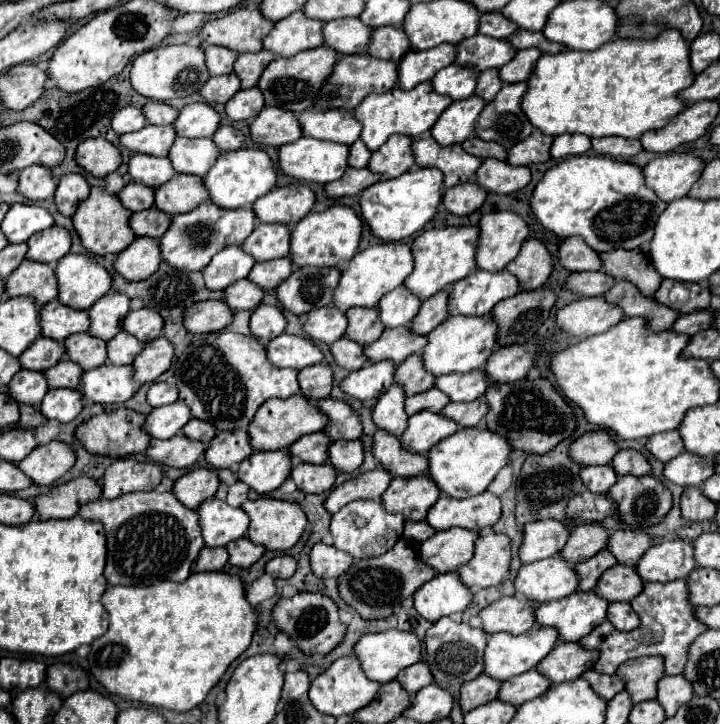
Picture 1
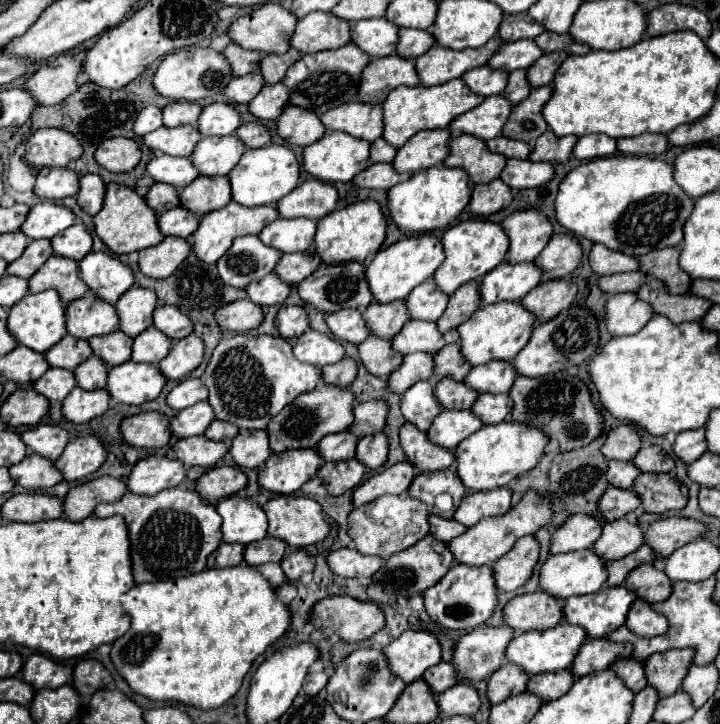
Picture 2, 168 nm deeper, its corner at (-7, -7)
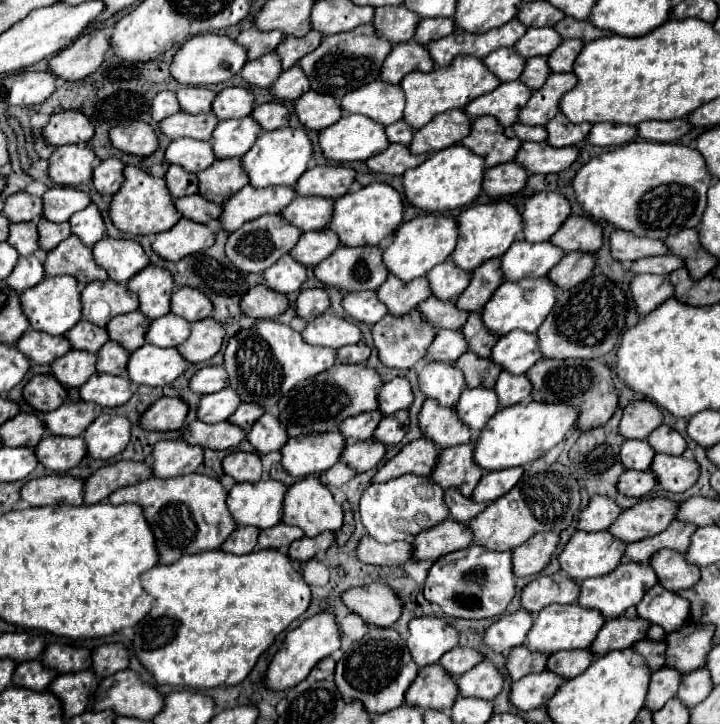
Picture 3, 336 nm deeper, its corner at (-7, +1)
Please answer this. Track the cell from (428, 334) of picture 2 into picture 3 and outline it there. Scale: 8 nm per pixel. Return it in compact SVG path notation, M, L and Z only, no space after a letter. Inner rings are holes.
M429 296L425 302L419 304L423 316L431 322L437 324L437 328L451 328L451 330L459 330L463 328L463 324L467 322L469 312L459 310L457 300L437 300L435 296Z

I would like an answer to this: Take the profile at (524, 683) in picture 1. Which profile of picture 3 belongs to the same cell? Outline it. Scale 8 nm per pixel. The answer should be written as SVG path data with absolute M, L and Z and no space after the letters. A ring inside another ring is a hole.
M589 648L583 650L563 650L563 652L555 652L549 662L547 662L547 670L567 678L575 678L579 676L585 668L591 666L595 654Z

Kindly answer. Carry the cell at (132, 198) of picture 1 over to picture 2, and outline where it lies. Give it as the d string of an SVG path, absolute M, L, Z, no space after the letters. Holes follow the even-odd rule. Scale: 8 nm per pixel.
M157 182L145 194L145 202L151 210L155 210L157 214L163 214L163 212L179 206L179 194L177 194L177 190L169 188L169 184L165 186L165 184Z

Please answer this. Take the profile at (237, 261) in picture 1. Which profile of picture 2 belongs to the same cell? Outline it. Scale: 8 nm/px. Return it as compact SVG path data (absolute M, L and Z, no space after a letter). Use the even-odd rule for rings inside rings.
M243 236L233 242L227 254L217 262L223 284L245 288L251 280L261 280L279 262L281 252L267 248L257 236Z

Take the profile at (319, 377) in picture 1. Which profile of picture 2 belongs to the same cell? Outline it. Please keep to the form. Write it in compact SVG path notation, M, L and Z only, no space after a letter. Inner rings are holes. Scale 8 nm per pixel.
M343 358L335 364L329 364L329 366L323 366L323 382L325 384L333 384L333 386L339 386L339 388L347 388L353 380L355 380L355 374L357 374L357 362L351 360L351 358Z

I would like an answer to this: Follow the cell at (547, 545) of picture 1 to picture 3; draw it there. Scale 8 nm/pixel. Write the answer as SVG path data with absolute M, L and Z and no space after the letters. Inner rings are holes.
M593 496L589 506L579 514L577 530L585 530L585 532L607 530L621 512L623 512L623 508L613 498Z

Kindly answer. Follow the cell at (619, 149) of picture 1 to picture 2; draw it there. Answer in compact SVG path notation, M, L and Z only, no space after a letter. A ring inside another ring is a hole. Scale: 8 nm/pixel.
M643 134L637 138L619 138L617 150L631 156L659 156L667 150L667 138L663 134Z

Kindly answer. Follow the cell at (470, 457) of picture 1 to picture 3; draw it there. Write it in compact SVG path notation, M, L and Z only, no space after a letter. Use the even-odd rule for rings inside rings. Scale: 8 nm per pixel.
M533 400L529 404L513 404L511 408L507 406L489 420L487 428L483 428L475 446L475 462L483 470L503 470L533 462L547 450L563 442L575 428L577 418L579 408L573 408L569 404L547 404Z

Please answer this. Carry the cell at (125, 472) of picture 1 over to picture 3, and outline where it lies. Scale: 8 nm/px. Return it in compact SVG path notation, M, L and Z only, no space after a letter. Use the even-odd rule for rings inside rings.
M159 440L153 448L153 474L171 478L193 474L203 464L203 448L191 446L185 440Z

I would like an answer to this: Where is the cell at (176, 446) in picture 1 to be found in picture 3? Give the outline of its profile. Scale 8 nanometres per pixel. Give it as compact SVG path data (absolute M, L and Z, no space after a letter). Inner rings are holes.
M193 420L183 430L183 438L189 444L199 444L199 446L211 448L211 450L237 448L245 440L245 436L247 436L247 430L243 430L231 422L205 424L201 420Z

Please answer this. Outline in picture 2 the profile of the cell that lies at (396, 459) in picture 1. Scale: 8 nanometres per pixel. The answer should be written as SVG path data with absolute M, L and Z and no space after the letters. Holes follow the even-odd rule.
M411 424L401 426L399 442L403 454L419 472L439 472L449 468L455 460L451 452L435 448L435 444L427 440L427 434L411 428Z

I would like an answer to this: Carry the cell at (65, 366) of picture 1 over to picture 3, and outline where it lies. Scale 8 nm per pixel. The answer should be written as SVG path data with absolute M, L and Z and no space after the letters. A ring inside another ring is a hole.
M109 340L99 352L97 352L97 372L107 372L107 374L127 374L127 362L131 352L125 350L121 344Z

